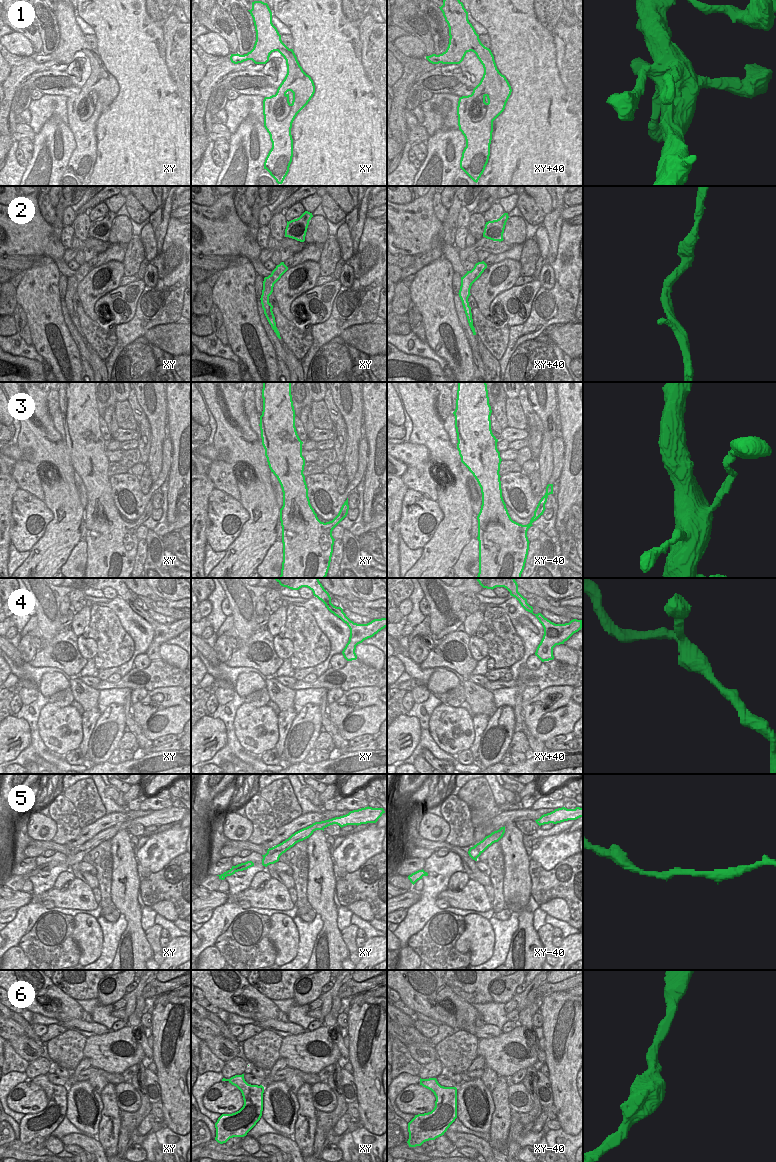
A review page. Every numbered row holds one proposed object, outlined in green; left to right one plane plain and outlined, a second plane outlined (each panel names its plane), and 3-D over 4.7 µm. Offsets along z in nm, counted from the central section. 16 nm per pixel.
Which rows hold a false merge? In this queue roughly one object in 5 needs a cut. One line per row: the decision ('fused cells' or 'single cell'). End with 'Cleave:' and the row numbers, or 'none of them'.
1: single cell
2: single cell
3: single cell
4: single cell
5: single cell
6: single cell
Cleave: none of them

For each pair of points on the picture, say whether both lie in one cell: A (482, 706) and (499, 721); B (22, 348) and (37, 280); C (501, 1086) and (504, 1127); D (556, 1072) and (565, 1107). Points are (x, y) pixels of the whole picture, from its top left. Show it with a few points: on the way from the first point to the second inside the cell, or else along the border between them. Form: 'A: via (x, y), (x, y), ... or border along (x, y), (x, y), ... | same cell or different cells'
A: border along (497, 708), (491, 716) | different cells
B: border along (32, 344), (46, 362) | different cells
C: via (501, 1096), (502, 1117) | same cell
D: via (563, 1081), (565, 1098) | same cell

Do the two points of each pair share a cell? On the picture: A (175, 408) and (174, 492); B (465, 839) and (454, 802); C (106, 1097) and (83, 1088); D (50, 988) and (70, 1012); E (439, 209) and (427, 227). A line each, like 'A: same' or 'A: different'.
A: same
B: same
C: different
D: same
E: different

